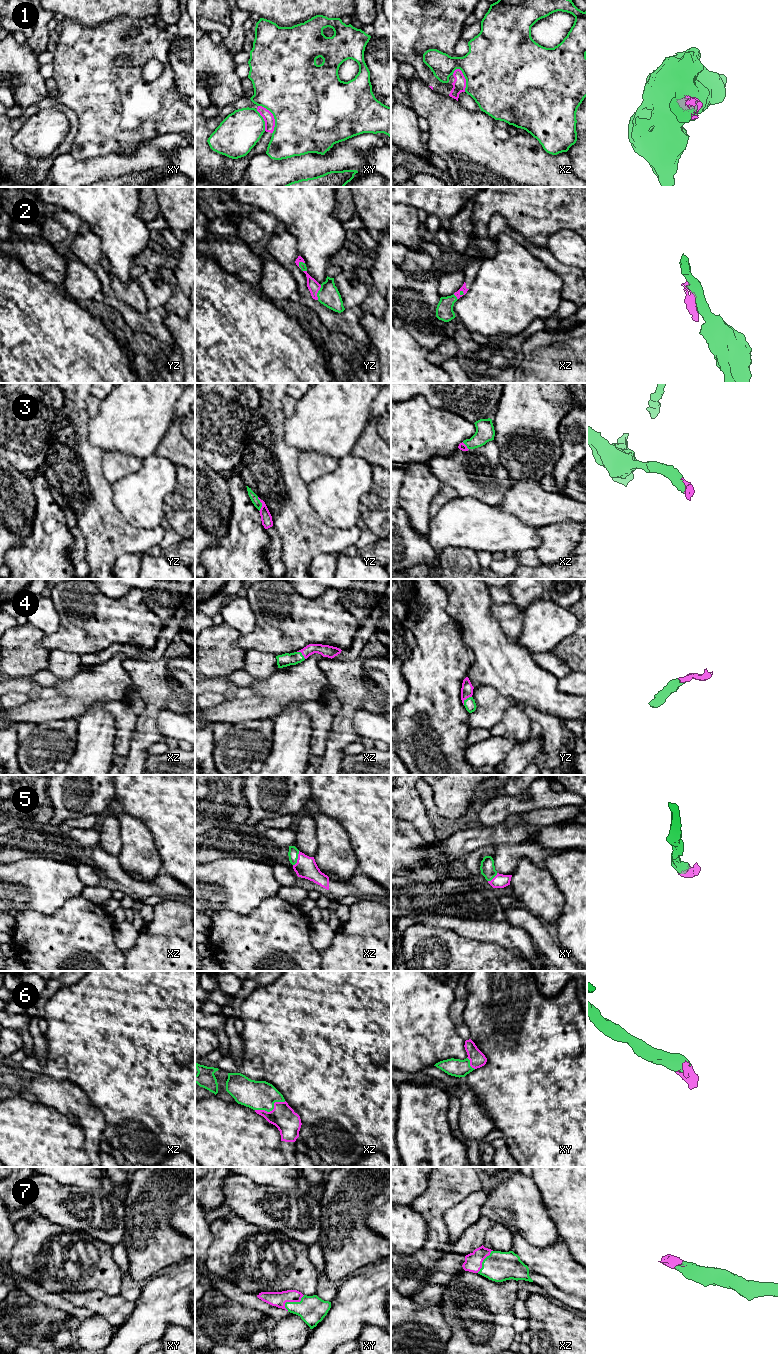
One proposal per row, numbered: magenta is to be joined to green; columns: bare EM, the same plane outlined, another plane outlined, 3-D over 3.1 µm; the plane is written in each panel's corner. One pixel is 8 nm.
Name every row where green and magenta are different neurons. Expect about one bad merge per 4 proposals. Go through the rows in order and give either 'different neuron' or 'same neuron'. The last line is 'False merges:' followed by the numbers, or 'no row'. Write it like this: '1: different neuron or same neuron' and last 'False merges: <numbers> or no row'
1: different neuron
2: same neuron
3: same neuron
4: same neuron
5: same neuron
6: same neuron
7: same neuron
False merges: 1

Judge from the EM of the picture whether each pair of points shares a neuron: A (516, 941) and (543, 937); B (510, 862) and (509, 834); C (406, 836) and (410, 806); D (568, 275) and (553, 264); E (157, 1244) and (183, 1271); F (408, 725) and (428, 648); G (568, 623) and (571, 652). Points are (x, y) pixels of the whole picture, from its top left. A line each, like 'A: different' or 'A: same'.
A: different
B: different
C: different
D: same
E: different
F: same
G: different

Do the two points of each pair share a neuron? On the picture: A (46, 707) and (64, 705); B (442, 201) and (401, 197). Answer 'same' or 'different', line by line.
A: same
B: same

